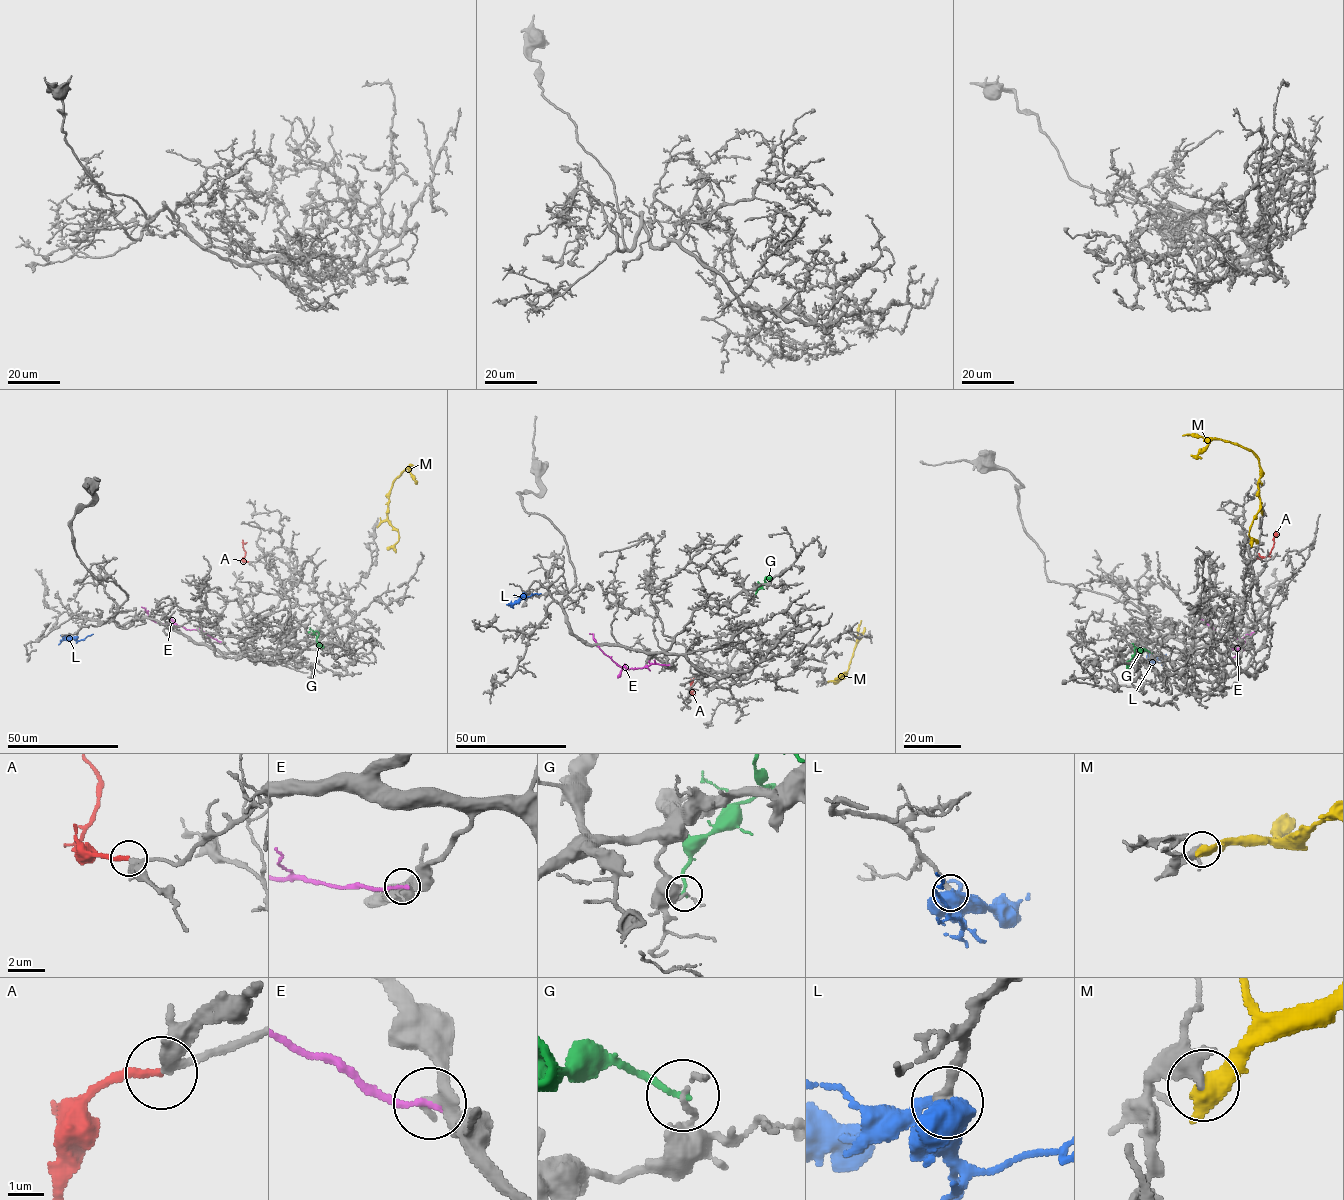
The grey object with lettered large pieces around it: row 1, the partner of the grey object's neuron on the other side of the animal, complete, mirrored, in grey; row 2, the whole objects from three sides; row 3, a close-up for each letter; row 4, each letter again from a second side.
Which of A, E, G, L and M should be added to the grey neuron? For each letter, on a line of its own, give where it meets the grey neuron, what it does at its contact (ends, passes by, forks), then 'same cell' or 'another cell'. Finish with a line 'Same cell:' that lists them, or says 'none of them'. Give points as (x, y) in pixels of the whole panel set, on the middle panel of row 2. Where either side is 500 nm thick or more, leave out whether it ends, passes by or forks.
A: meets grey at (697, 678); it ends there; same cell
E: meets grey at (669, 665); it ends there; another cell
G: meets grey at (755, 596); it ends there; another cell
L: meets grey at (524, 595); same cell
M: meets grey at (826, 682); another cell
Same cell: A, L

